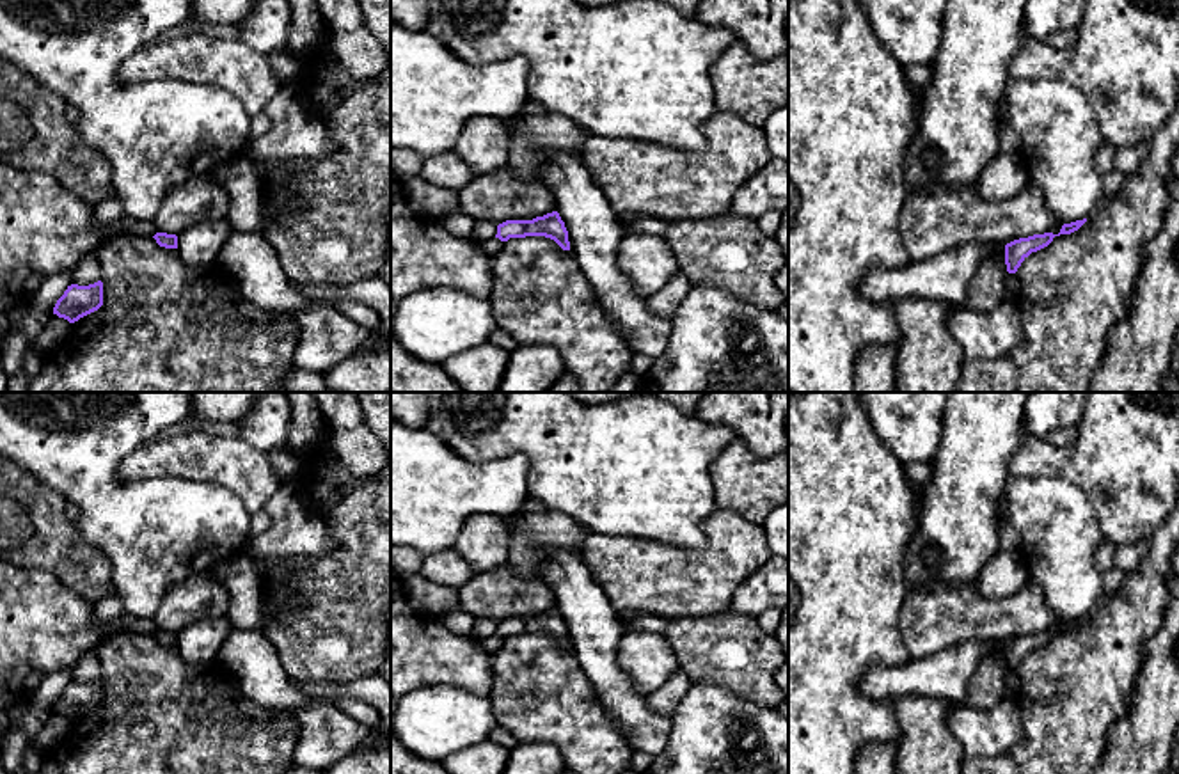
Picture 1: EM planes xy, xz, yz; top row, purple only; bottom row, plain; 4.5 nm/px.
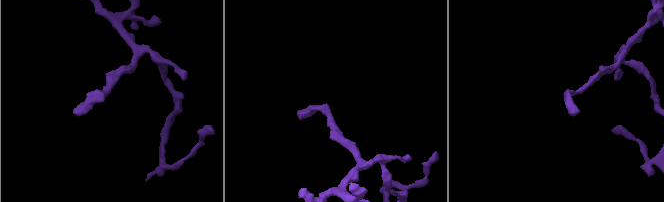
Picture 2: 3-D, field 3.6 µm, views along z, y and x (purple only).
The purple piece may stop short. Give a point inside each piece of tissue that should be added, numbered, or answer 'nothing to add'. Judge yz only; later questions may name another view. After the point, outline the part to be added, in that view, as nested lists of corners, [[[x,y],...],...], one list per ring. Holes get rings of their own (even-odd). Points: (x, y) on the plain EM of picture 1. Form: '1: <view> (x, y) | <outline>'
nothing to add

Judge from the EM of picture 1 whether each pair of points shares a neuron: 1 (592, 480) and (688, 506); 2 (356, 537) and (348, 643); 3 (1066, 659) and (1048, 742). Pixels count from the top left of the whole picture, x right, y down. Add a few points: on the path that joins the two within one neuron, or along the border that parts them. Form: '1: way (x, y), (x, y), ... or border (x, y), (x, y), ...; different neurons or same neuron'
1: way (615, 480), (650, 480), (664, 492); same neuron
2: way (356, 563), (356, 583), (348, 590), (348, 616); same neuron
3: way (1066, 680), (1066, 721); same neuron

